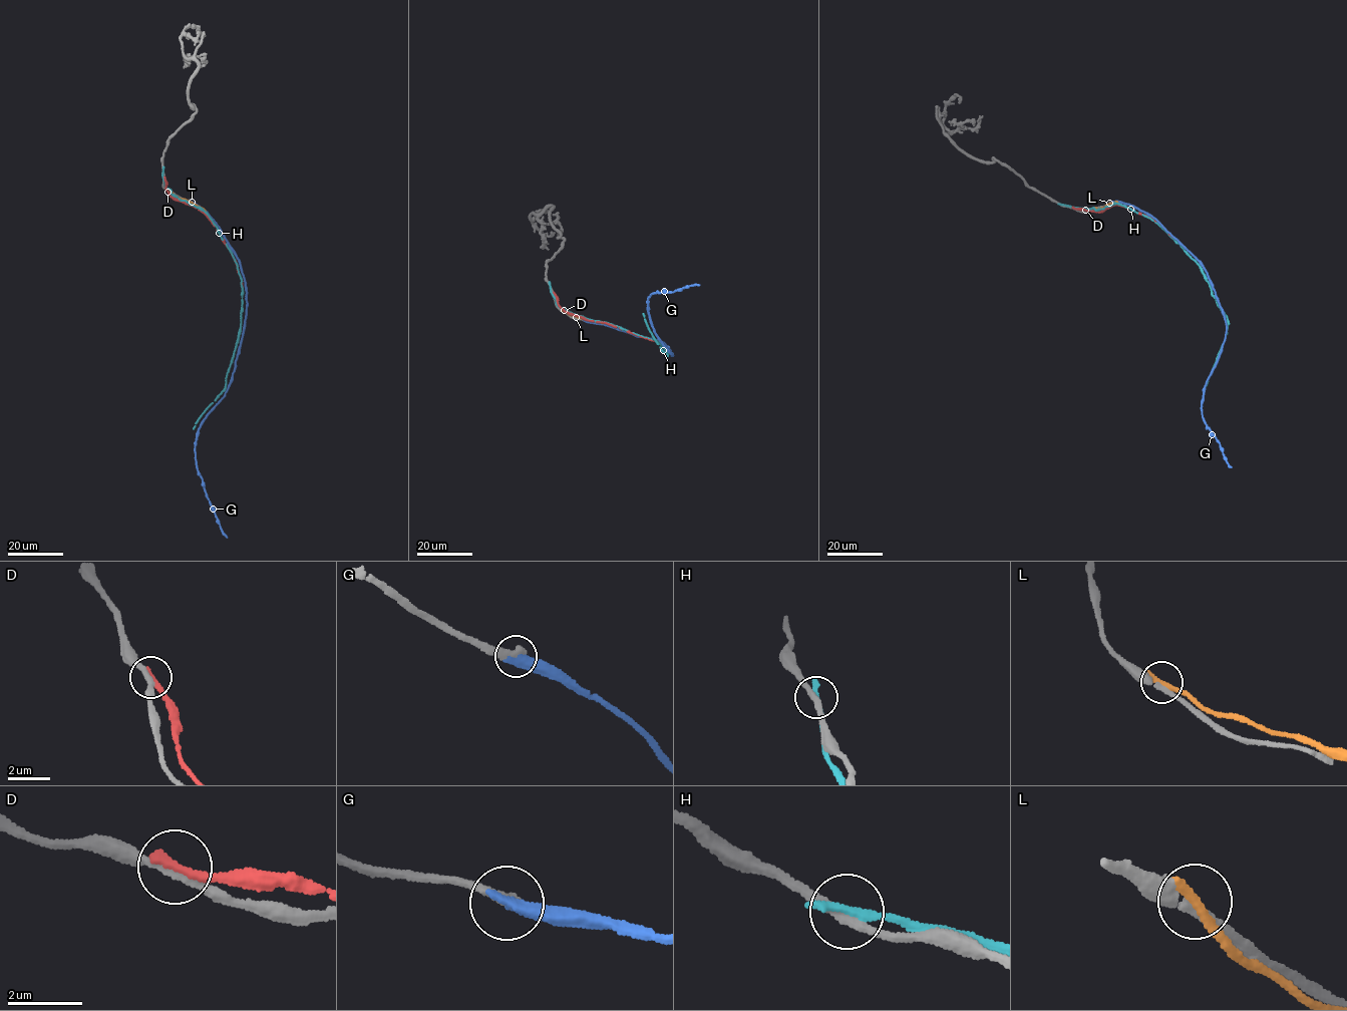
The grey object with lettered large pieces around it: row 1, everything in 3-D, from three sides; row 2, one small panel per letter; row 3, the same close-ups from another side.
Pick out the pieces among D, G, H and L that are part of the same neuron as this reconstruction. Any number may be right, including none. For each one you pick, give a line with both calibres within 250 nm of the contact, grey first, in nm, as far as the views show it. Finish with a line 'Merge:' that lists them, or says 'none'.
G: Thickness 360 nm (grey) against 460 nm
Merge: G

